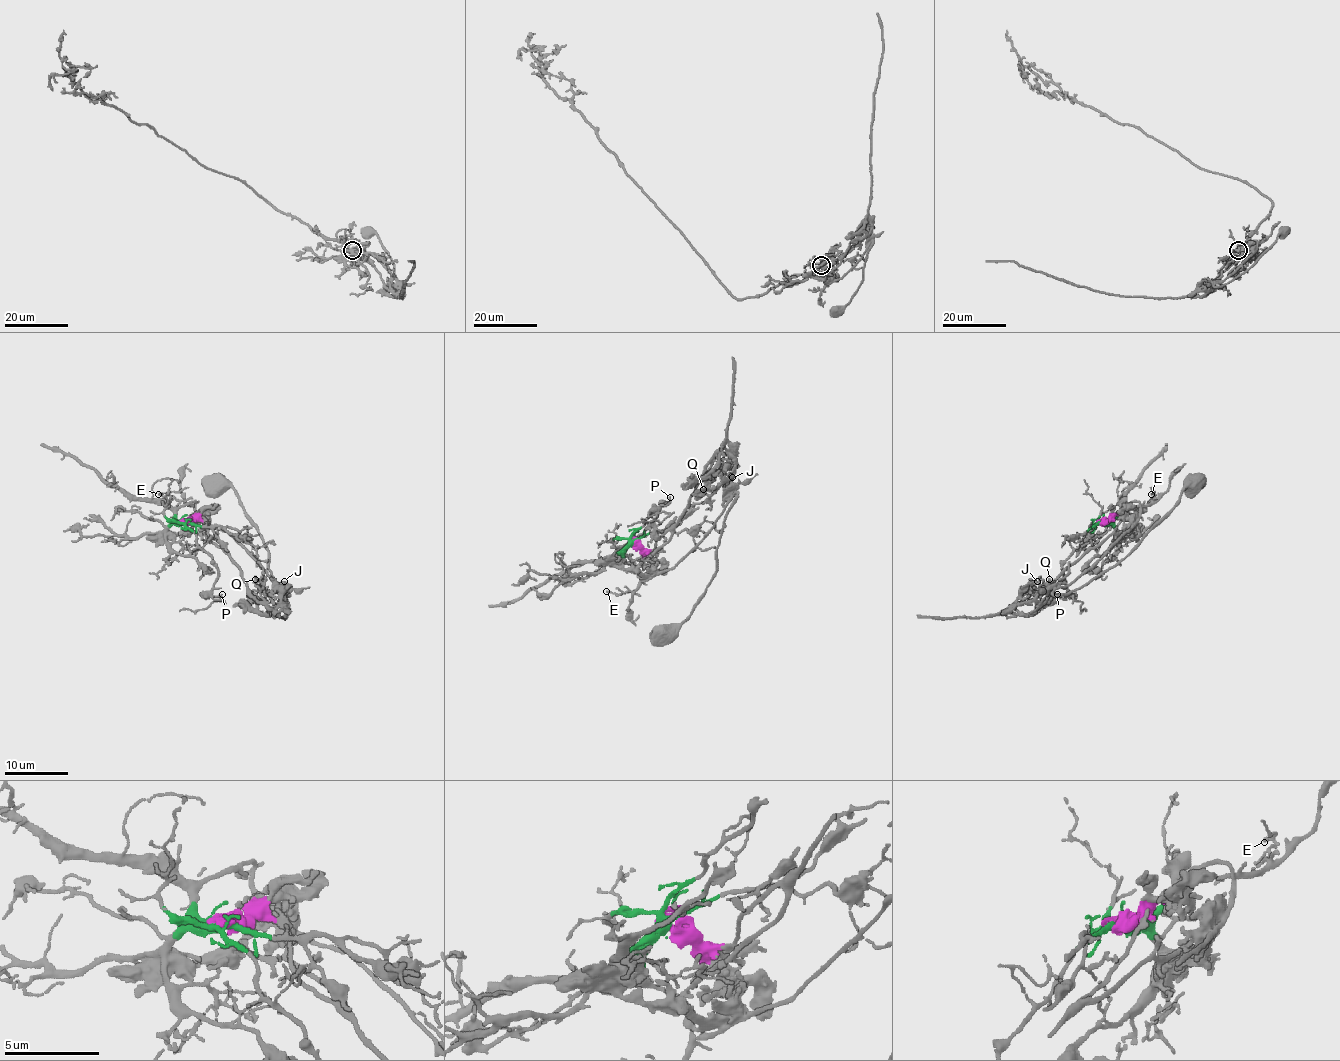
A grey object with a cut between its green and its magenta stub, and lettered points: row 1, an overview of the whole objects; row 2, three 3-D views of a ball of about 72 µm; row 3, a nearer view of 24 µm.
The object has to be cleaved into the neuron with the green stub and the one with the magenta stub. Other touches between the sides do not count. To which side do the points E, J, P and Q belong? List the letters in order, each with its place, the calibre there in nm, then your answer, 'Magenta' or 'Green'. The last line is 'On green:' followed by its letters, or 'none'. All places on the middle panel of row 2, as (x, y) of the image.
E: Place: (606, 591). Thickness 140 nm. Green
J: Place: (732, 477). Thickness 220 nm. Magenta
P: Place: (670, 497). Thickness 130 nm. Green
Q: Place: (703, 489). Thickness 160 nm. Magenta
On green: E, P

